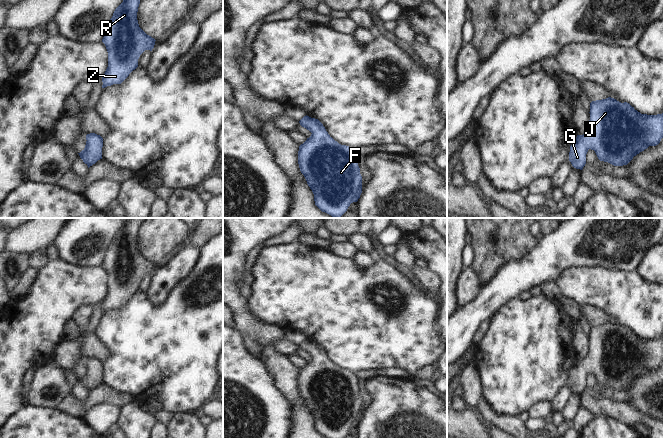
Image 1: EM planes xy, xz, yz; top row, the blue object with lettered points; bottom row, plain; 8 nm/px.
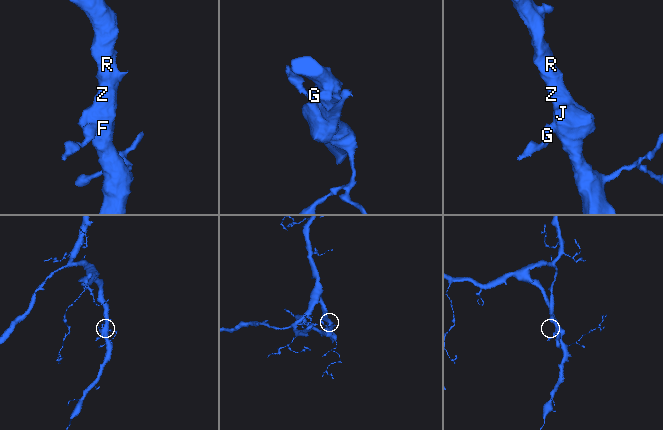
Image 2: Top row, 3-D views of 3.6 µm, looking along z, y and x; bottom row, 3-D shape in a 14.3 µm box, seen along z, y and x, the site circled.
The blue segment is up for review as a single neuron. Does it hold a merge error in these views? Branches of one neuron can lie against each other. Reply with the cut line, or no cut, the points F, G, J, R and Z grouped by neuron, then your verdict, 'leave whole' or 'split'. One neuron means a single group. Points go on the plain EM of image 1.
cut none; groups F G J R Z; leave whole

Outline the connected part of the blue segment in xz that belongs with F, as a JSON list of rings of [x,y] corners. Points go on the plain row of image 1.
[[[306,339],[299,347],[312,357],[299,370],[298,388],[314,418],[315,429],[327,438],[344,438],[351,427],[358,425],[362,417],[358,378],[353,372],[335,365],[318,343]]]

